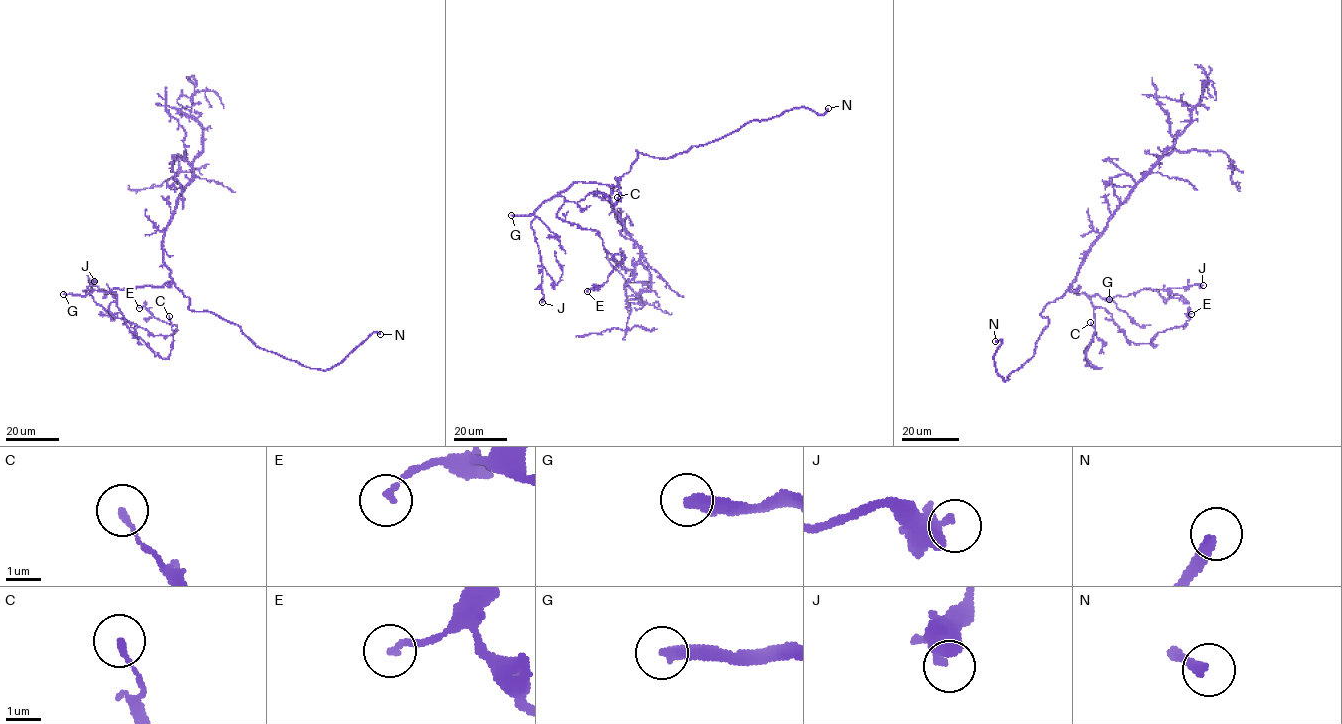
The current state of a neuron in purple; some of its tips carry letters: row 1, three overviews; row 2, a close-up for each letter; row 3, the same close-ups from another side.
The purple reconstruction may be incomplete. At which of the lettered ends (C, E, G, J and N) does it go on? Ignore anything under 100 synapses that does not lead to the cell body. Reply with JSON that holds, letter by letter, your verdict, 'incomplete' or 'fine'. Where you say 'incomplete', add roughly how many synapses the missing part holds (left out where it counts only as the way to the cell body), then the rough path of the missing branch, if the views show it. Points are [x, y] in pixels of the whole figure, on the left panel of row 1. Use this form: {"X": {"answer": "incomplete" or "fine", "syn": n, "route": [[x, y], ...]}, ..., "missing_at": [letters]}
{"C": {"answer": "fine"}, "E": {"answer": "fine"}, "G": {"answer": "incomplete", "syn": 300}, "J": {"answer": "fine"}, "N": {"answer": "incomplete", "route": [[380, 334], [385, 338], [392, 338]]}, "missing_at": ["G", "N"]}

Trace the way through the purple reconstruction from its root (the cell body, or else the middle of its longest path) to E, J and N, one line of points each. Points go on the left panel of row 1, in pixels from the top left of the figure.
E: (170, 276), (171, 286), (112, 288), (117, 300), (109, 310), (153, 336), (171, 335), (175, 325), (139, 308)
J: (170, 276), (171, 286), (167, 282), (159, 286), (86, 294), (83, 290), (94, 281)
N: (170, 276), (190, 310), (217, 314), (259, 347), (311, 368), (332, 368), (380, 334)

